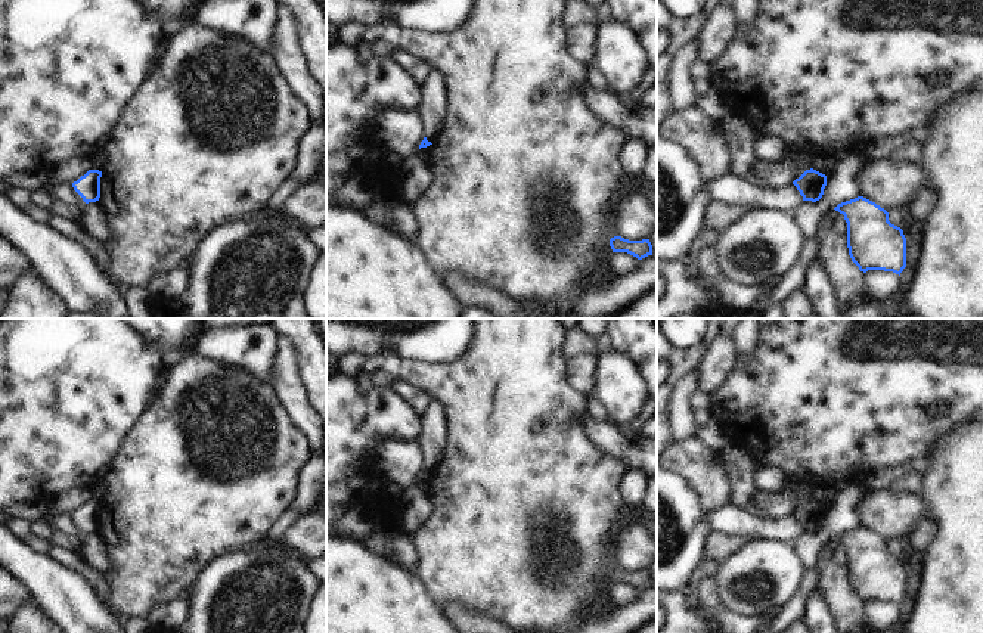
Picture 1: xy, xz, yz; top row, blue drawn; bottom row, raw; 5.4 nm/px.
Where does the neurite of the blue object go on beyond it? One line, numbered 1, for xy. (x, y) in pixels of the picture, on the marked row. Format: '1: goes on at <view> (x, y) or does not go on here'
1: does not go on here

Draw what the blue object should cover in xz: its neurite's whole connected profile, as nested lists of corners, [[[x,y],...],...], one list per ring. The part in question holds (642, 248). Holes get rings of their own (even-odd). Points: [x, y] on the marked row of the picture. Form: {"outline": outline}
{"outline": [[[614,236],[610,239],[610,246],[613,252],[627,252],[638,260],[652,255],[652,245],[649,239],[629,241],[621,236]]]}

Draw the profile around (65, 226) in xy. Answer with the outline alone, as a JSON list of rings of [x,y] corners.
[[[52,212],[49,224],[66,238],[83,245],[102,271],[108,274],[109,255],[105,243],[90,238],[78,224],[66,217]]]

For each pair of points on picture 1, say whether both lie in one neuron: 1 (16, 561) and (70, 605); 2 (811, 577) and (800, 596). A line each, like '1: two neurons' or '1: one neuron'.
1: one neuron
2: one neuron

